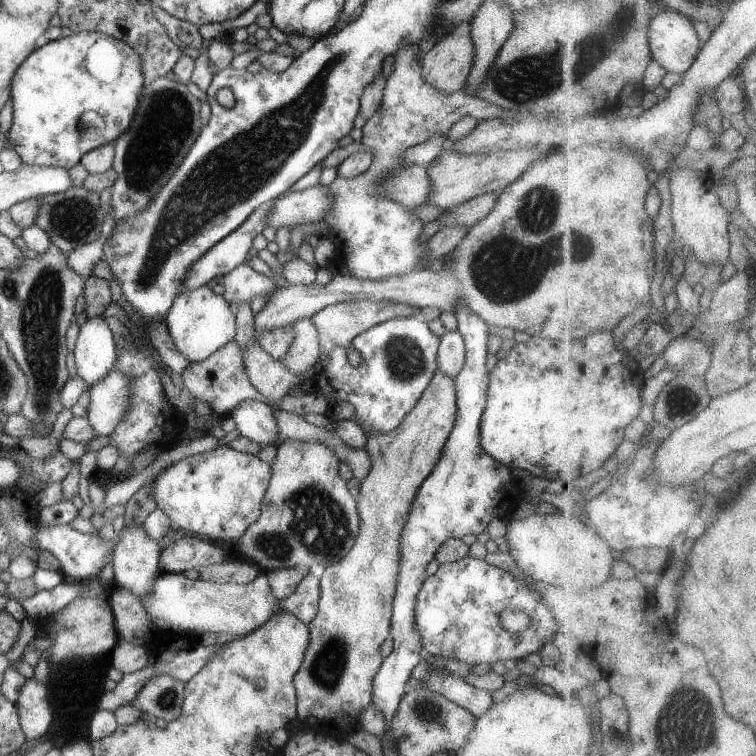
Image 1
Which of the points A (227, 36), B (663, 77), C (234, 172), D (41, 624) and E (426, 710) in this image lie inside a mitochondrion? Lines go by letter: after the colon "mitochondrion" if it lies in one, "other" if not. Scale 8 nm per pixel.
A: other
B: other
C: mitochondrion
D: other
E: mitochondrion

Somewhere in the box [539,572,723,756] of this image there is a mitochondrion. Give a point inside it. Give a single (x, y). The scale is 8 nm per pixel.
(694, 712)

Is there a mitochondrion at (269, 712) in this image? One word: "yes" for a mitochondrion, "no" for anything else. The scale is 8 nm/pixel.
no

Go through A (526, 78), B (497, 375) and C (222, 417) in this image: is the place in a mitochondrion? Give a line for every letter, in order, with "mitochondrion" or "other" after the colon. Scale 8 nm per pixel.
A: mitochondrion
B: other
C: other

